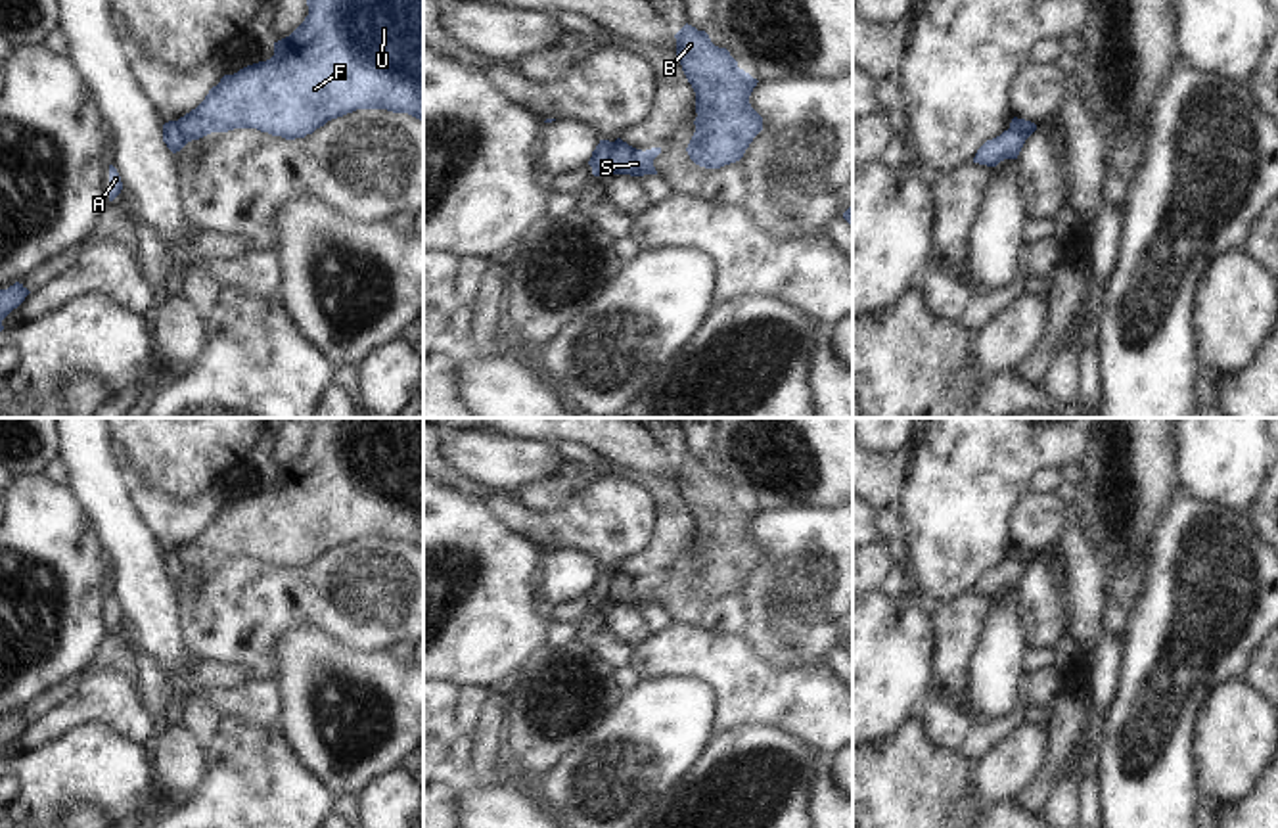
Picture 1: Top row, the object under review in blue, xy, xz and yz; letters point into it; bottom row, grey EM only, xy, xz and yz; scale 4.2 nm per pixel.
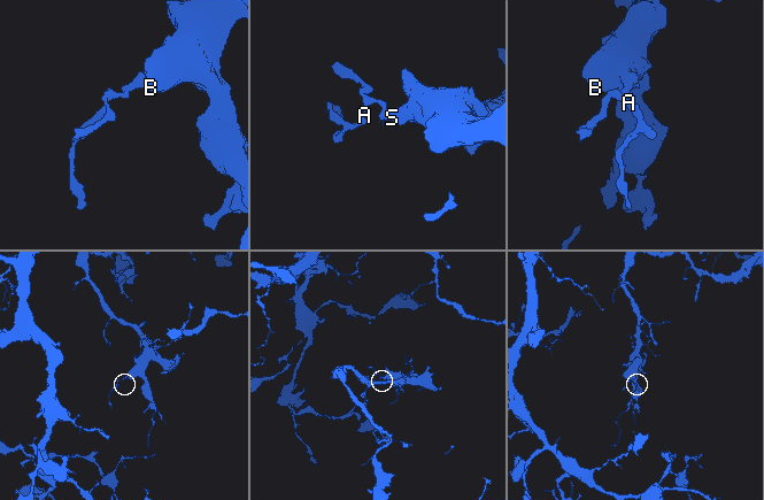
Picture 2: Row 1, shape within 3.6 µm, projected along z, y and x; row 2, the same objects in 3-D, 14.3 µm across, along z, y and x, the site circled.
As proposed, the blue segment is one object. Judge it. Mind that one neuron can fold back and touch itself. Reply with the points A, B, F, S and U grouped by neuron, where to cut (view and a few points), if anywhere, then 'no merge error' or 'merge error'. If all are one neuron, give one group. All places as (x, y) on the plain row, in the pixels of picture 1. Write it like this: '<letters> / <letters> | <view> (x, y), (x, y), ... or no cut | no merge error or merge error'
A / B F S U | xz (614, 572), (606, 598) | merge error

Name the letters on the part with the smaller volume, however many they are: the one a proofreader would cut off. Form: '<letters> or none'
A

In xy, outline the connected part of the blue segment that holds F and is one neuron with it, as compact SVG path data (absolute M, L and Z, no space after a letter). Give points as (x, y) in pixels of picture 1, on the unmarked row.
M318 418L307 435L305 450L274 472L270 489L224 504L195 539L176 550L186 573L234 558L257 558L285 569L305 567L356 539L387 539L423 550L423 418Z

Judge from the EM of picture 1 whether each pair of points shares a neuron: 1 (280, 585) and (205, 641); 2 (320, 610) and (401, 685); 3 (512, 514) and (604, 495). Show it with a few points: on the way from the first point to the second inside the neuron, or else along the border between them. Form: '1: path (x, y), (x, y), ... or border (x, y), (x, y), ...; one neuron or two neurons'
1: path (261, 600), (246, 604), (225, 623); one neuron
2: border (324, 631), (345, 644), (368, 652), (386, 650); two neurons
3: path (535, 522), (577, 522), (581, 518); one neuron

